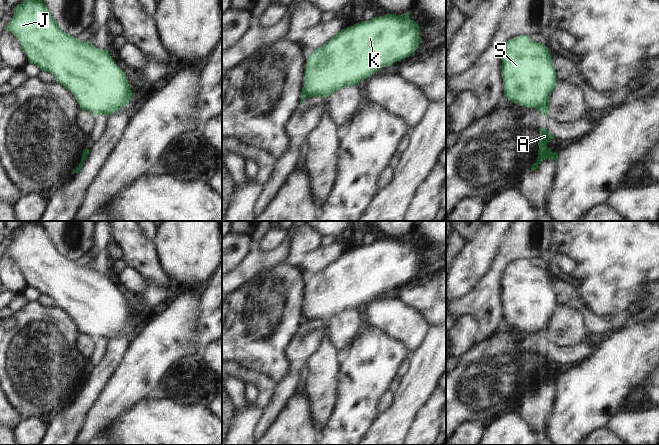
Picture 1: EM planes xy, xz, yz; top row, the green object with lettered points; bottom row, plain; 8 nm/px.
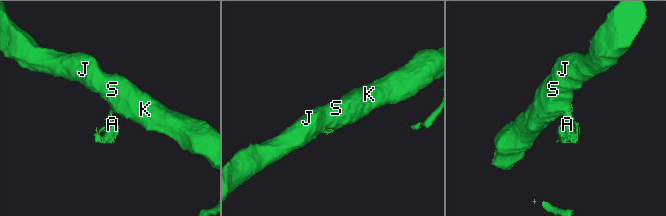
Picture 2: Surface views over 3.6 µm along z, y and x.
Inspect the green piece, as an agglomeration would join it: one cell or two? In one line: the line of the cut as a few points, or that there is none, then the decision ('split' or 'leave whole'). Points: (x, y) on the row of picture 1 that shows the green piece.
cut in yz along (549, 96), (545, 103), (535, 107); split

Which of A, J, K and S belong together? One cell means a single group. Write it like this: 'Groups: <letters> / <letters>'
Groups: A / J K S

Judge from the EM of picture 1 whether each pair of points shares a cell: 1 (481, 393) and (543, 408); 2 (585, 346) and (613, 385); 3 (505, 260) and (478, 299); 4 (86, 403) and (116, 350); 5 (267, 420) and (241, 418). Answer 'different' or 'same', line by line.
1: different
2: different
3: same
4: same
5: different

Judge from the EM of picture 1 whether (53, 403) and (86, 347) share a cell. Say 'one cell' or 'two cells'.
two cells

